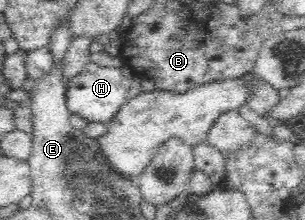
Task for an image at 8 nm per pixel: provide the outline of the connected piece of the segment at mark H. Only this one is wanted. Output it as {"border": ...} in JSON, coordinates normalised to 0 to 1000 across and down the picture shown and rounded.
{"border":[[[285,277],[259,332],[216,373],[216,482],[233,523],[259,523],[289,555],[361,555],[416,459],[423,332],[407,309],[341,305]]]}

